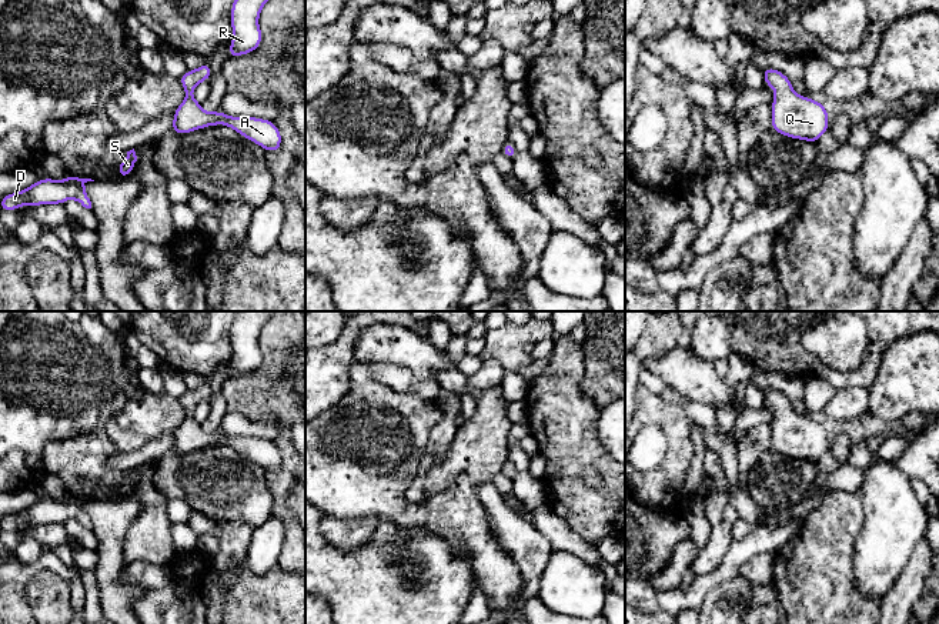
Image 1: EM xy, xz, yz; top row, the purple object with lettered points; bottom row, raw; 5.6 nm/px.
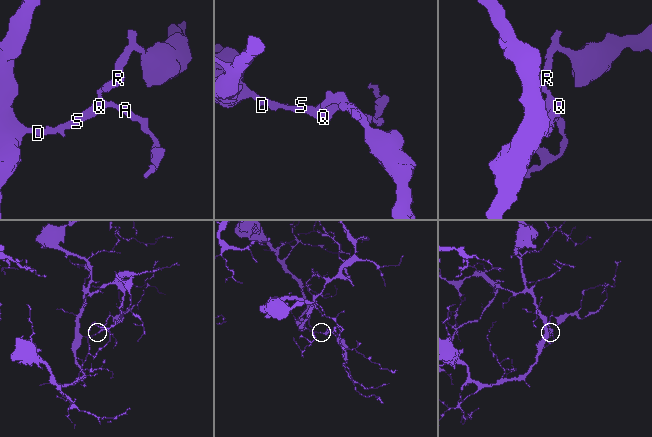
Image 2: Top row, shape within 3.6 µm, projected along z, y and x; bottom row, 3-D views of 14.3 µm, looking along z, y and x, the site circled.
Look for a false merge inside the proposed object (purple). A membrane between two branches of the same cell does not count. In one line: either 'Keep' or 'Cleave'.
Keep

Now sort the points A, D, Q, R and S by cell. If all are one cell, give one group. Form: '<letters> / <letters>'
A D Q R S

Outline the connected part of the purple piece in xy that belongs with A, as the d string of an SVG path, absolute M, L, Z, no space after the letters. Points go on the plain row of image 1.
M205 381L201 387L188 390L178 398L186 410L186 418L173 434L171 451L184 454L208 446L224 444L257 463L265 471L278 471L281 453L273 441L255 437L233 437L218 430L205 433L201 428L201 423L197 423L193 417L193 410L198 403L208 401L210 397L211 386Z

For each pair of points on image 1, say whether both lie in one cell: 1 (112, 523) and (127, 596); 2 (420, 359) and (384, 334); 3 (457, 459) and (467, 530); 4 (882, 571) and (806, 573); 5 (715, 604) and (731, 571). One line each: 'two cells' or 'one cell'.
1: one cell
2: one cell
3: two cells
4: two cells
5: two cells

